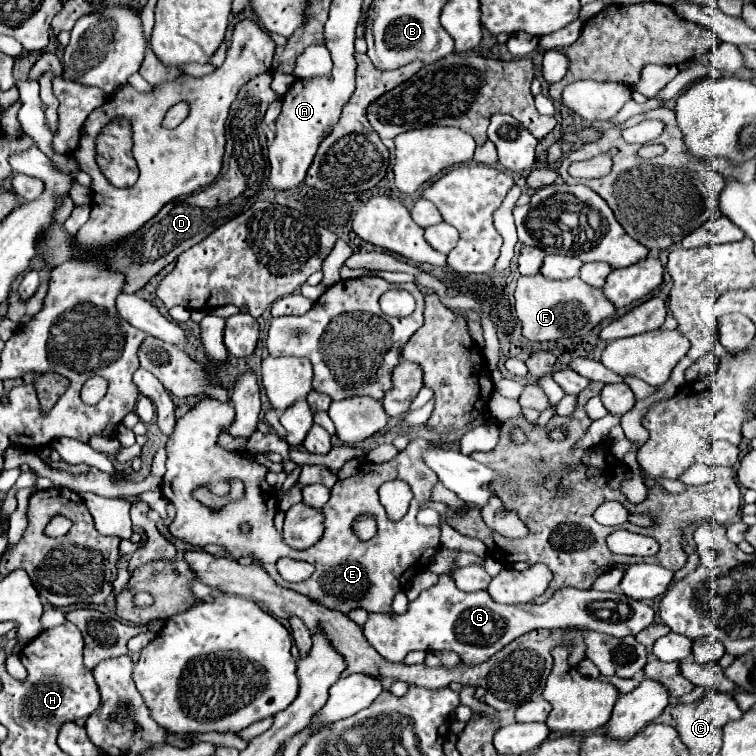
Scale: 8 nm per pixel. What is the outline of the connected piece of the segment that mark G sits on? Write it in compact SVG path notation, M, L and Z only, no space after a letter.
M440 574L440 582L424 590L402 616L376 616L370 614L364 624L364 636L374 650L388 662L402 662L412 650L452 650L464 664L480 664L492 658L506 644L534 628L566 628L582 626L588 630L604 632L616 638L636 636L640 630L650 626L654 610L644 602L636 602L620 592L598 592L560 588L544 604L520 604L504 606L496 604L488 592L460 592L454 582Z

